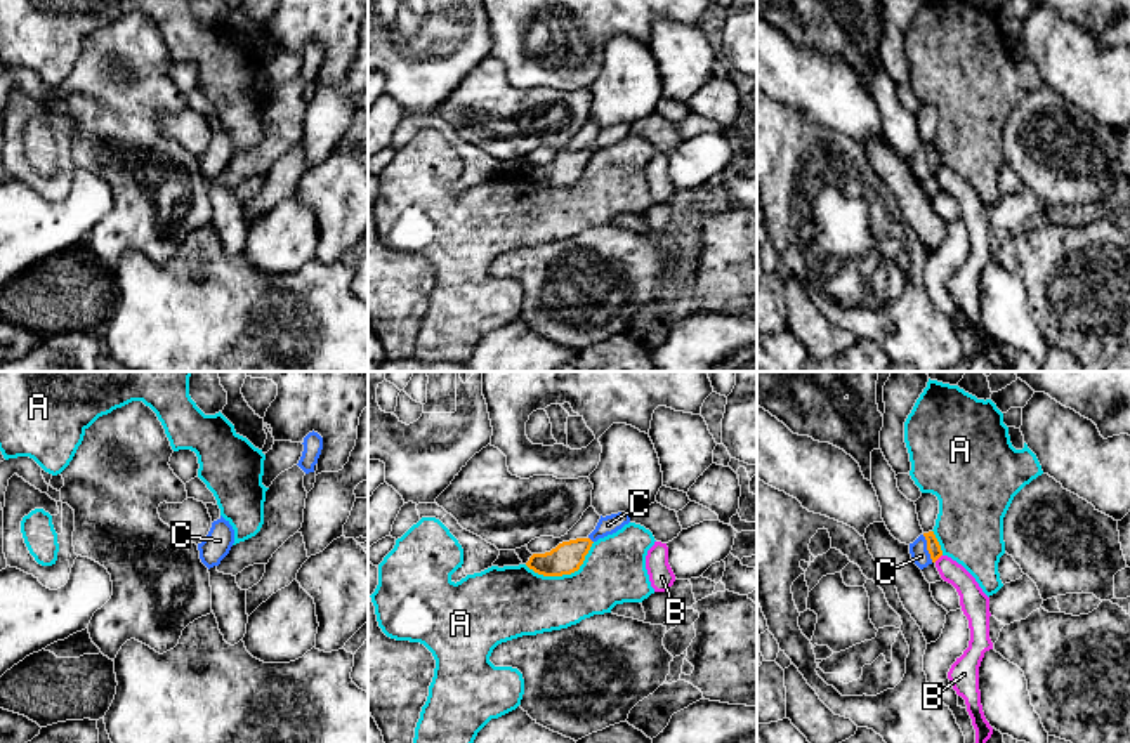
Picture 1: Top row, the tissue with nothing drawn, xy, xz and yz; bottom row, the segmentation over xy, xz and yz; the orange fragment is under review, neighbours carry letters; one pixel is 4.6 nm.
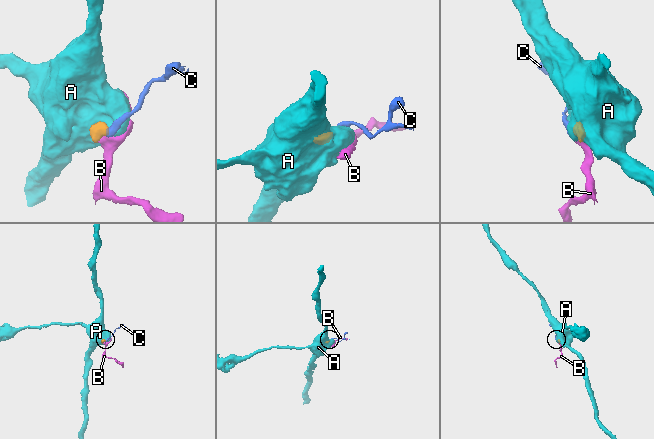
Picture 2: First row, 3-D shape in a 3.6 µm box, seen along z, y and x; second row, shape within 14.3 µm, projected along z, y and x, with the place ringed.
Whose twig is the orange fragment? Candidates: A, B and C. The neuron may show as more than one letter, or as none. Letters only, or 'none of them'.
C

